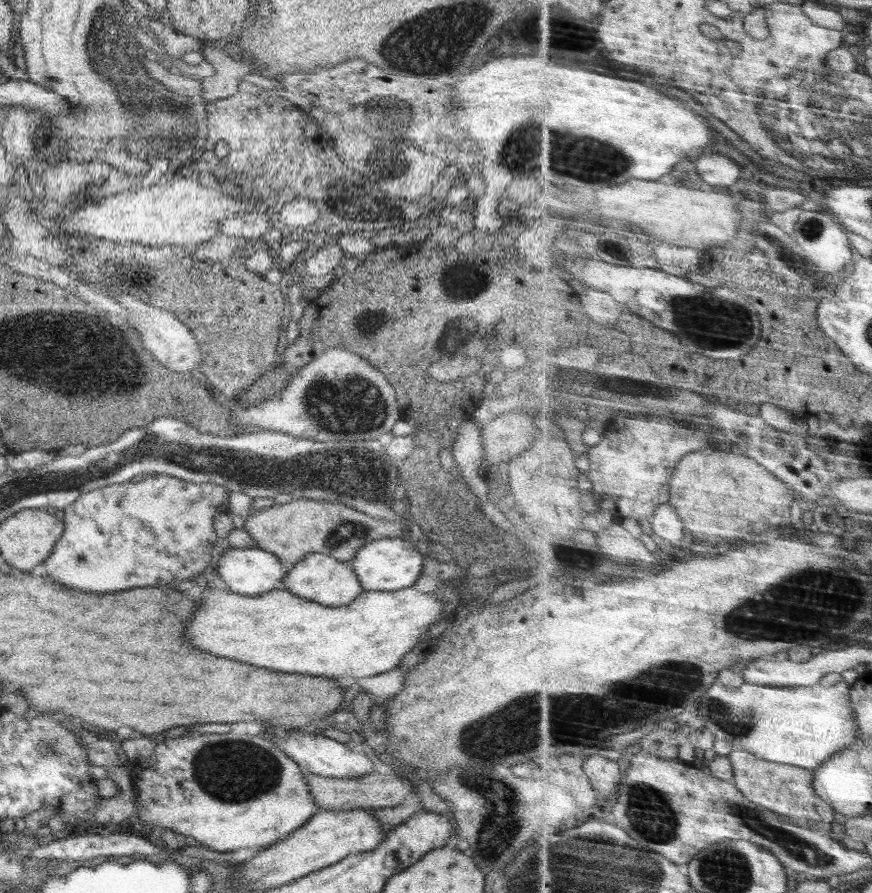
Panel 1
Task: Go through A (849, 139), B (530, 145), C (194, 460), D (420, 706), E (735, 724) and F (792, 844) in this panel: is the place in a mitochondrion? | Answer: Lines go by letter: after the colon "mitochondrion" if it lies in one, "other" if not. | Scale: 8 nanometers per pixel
A: mitochondrion
B: mitochondrion
C: mitochondrion
D: other
E: mitochondrion
F: mitochondrion

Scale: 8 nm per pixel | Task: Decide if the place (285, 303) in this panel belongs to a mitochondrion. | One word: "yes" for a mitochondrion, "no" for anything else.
no

